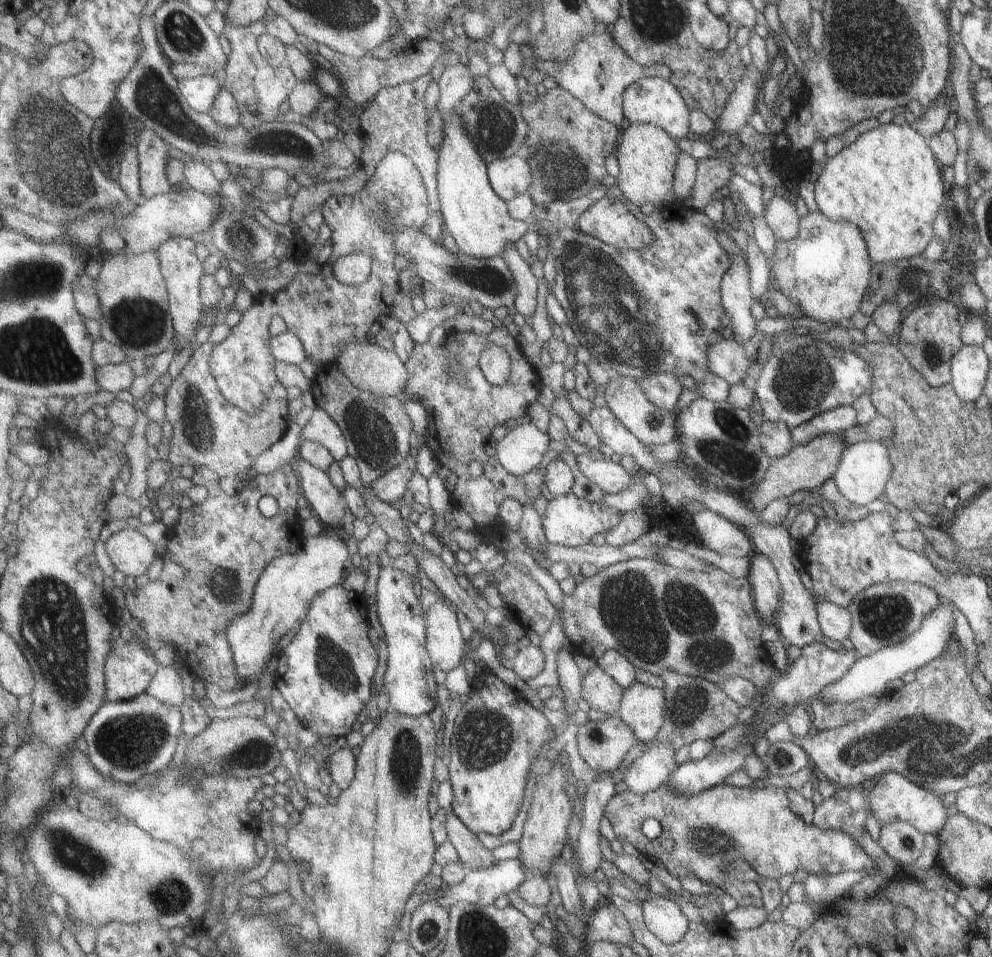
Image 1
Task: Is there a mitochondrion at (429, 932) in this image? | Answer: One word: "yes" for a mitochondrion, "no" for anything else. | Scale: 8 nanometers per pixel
yes

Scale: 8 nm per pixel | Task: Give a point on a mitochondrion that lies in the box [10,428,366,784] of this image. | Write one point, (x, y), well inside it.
(59, 633)

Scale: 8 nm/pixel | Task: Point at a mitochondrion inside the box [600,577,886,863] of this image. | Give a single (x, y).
(706, 840)

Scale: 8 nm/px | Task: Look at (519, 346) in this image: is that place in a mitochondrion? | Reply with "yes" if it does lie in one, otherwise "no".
no

